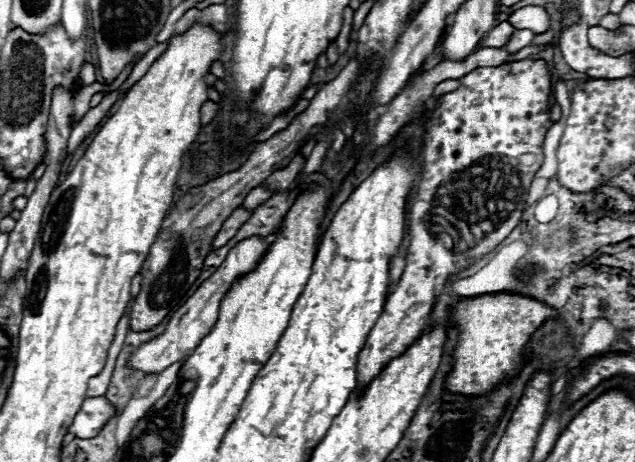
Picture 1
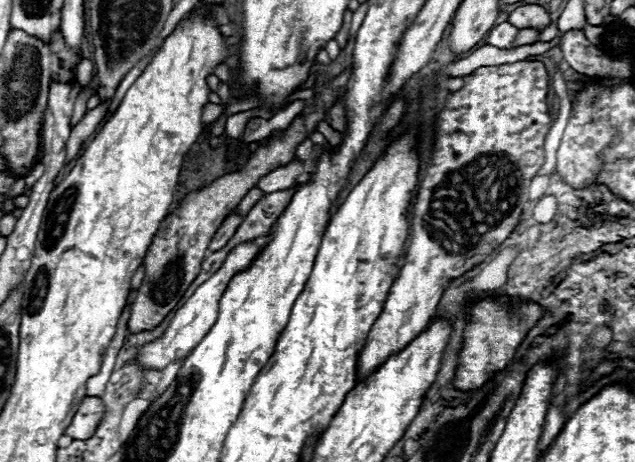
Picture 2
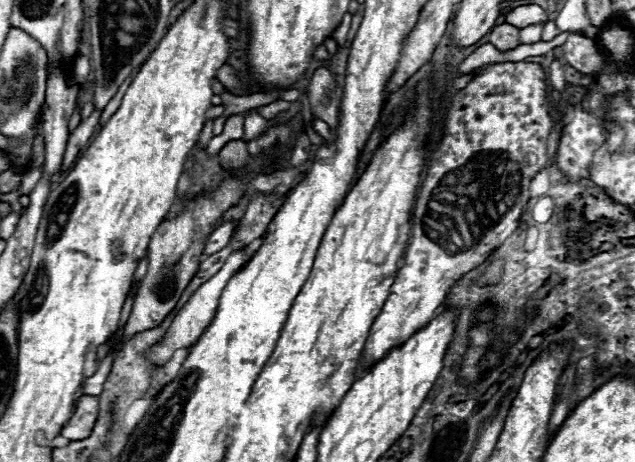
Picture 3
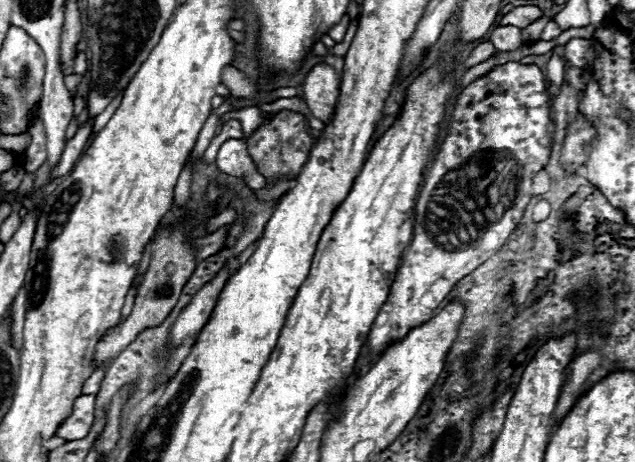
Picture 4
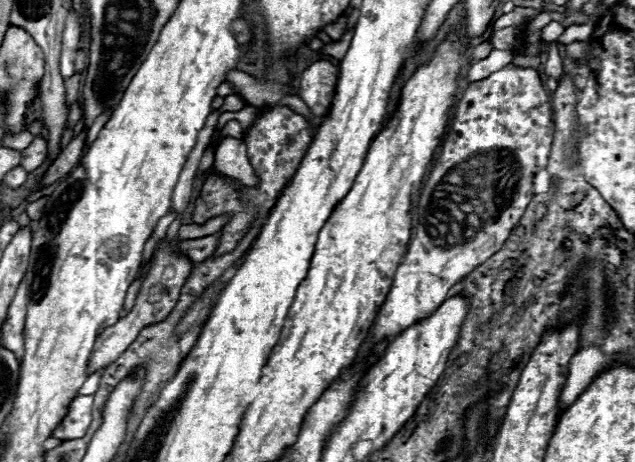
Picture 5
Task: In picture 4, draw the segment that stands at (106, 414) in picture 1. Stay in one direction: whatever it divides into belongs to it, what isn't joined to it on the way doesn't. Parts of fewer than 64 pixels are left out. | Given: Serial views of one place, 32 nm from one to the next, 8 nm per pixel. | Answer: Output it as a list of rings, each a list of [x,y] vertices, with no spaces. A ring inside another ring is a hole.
[[[96,396],[76,398],[70,418],[58,428],[56,436],[66,438],[66,440],[80,440],[88,436],[88,430],[94,422],[94,410],[96,410]]]

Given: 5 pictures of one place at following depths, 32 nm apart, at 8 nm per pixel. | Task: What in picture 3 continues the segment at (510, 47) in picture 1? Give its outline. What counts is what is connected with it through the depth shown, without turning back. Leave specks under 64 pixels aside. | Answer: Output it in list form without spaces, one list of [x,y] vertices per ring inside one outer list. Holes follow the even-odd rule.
[[[542,24],[540,26],[528,26],[528,28],[522,28],[520,30],[520,42],[522,44],[534,44],[540,40],[540,34],[542,34]]]

